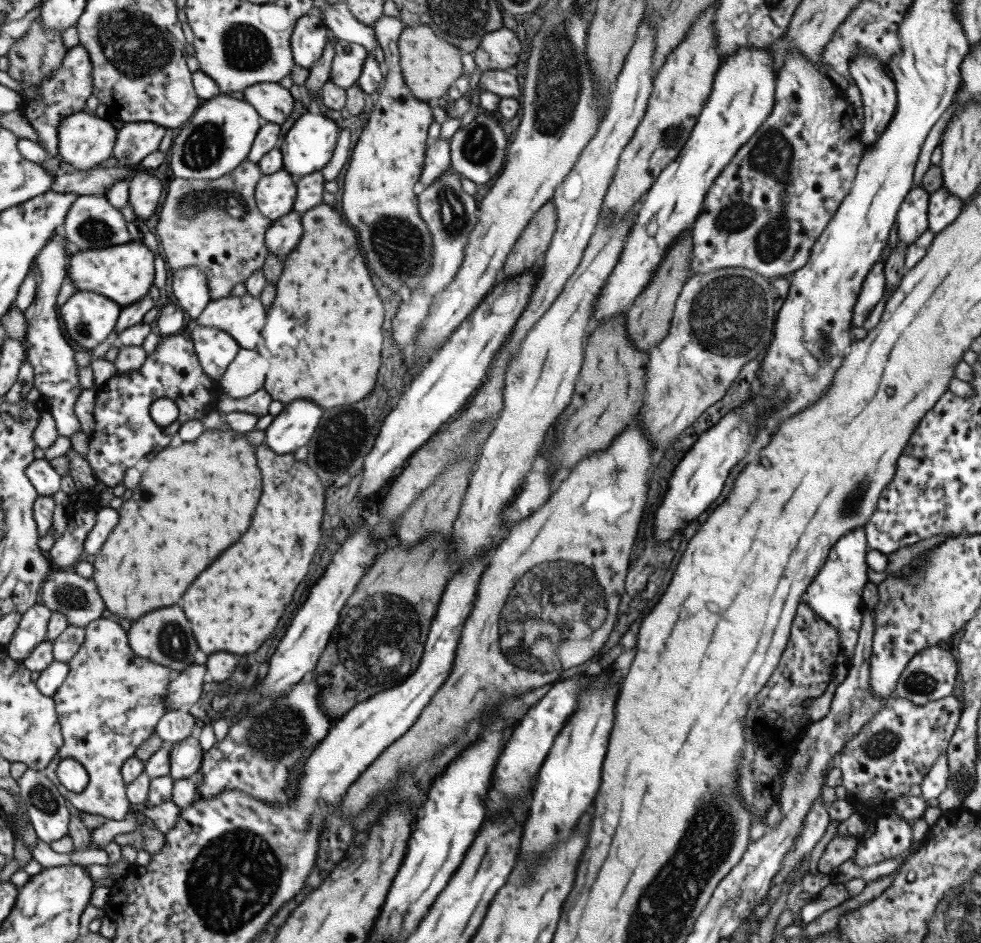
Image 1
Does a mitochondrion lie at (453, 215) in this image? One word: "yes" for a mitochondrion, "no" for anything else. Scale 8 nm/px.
yes

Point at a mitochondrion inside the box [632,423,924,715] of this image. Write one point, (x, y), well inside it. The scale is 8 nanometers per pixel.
(850, 505)

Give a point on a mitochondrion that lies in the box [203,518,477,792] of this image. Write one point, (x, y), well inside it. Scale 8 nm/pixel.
(379, 635)

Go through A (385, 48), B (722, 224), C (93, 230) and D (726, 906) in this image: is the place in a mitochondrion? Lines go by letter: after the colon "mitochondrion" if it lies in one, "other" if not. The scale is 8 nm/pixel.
A: other
B: mitochondrion
C: mitochondrion
D: mitochondrion

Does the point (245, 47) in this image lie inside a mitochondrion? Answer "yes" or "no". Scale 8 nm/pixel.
yes

